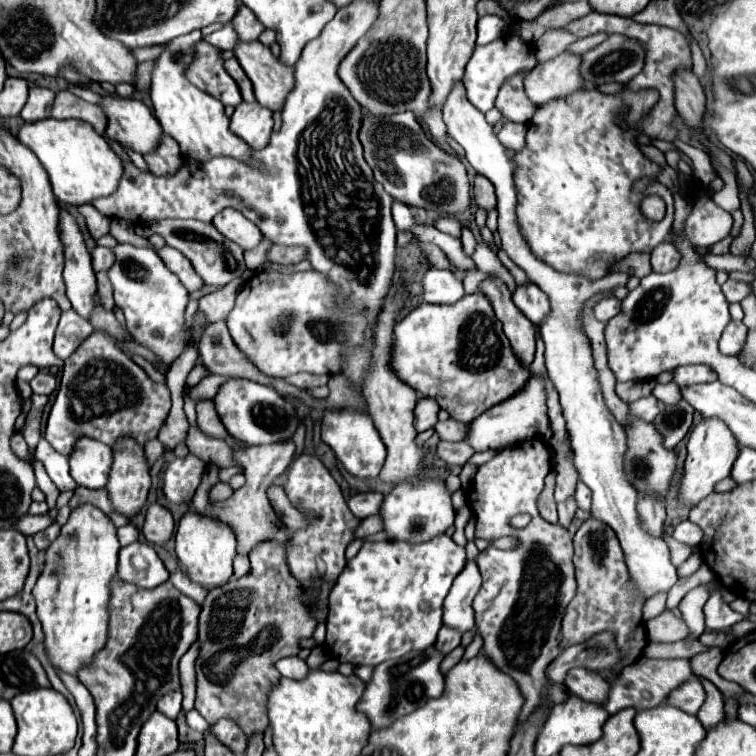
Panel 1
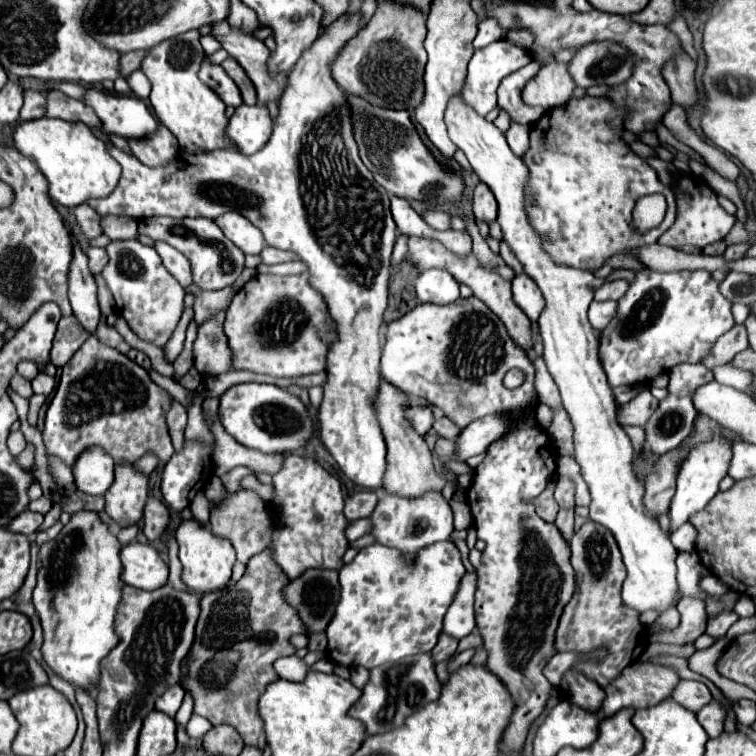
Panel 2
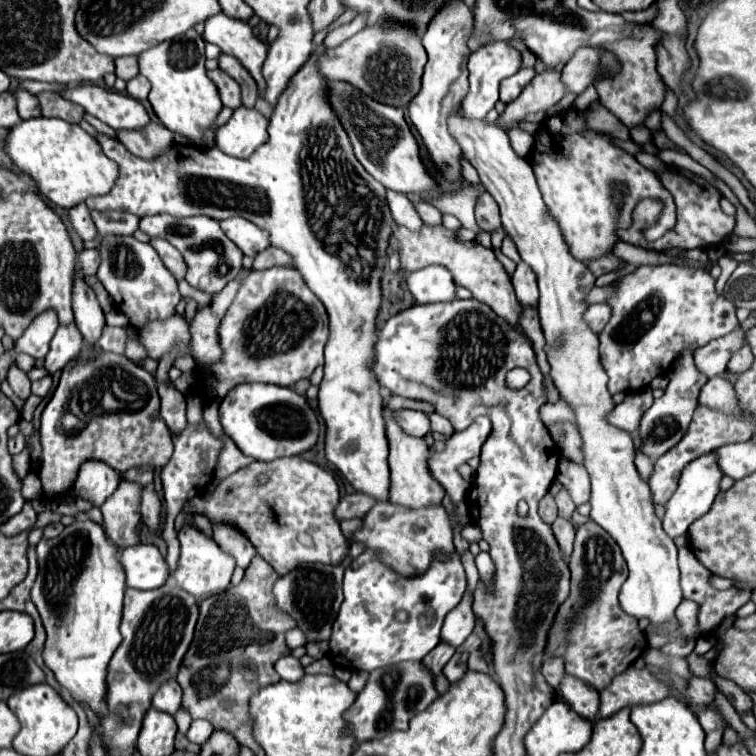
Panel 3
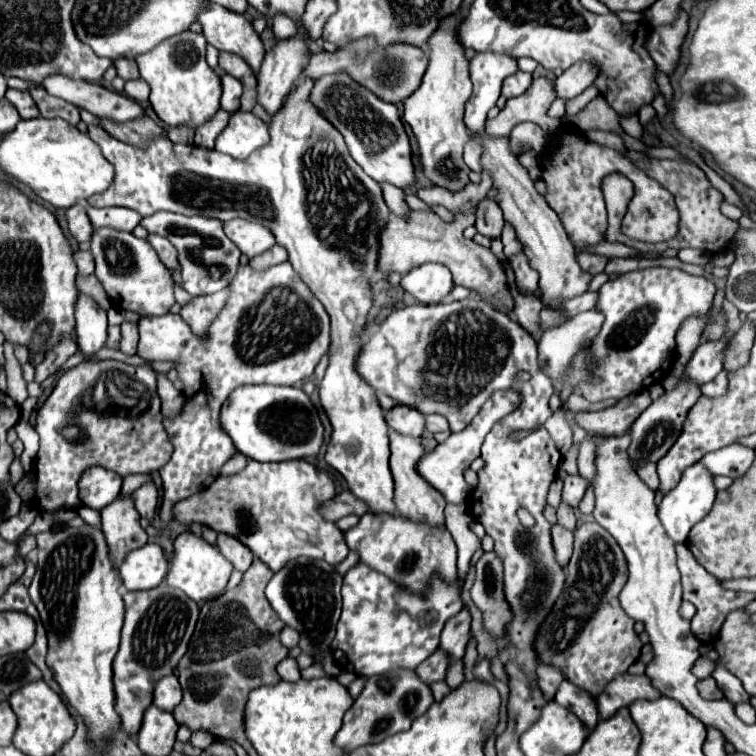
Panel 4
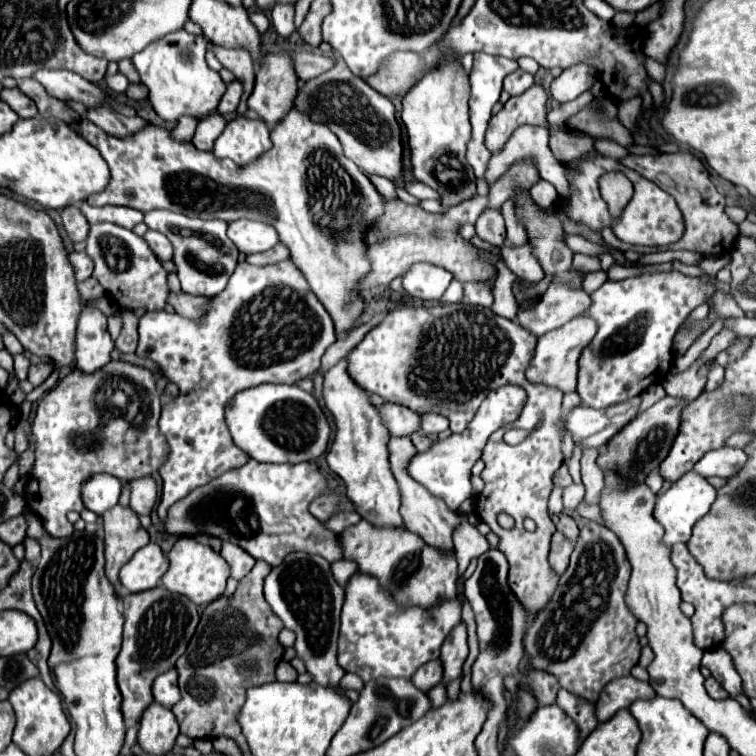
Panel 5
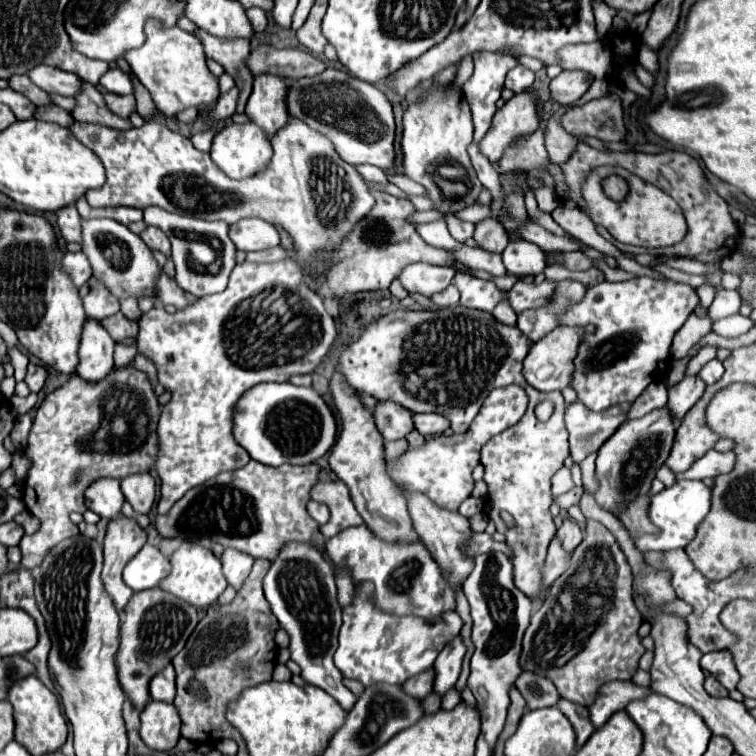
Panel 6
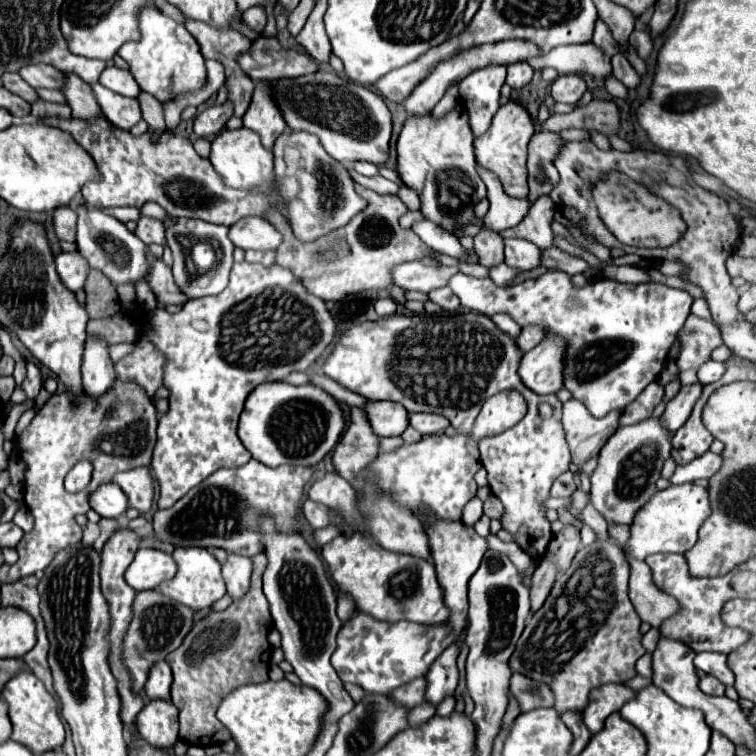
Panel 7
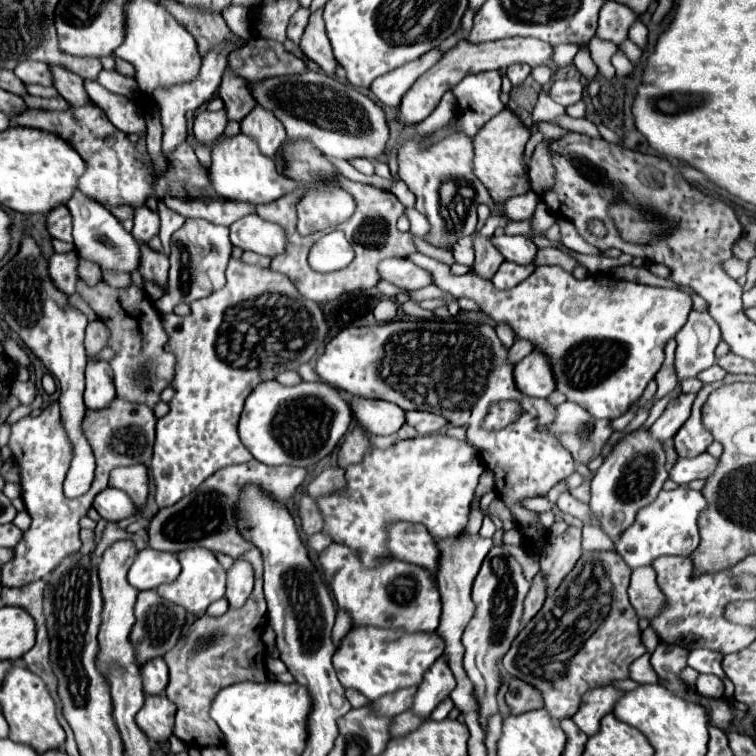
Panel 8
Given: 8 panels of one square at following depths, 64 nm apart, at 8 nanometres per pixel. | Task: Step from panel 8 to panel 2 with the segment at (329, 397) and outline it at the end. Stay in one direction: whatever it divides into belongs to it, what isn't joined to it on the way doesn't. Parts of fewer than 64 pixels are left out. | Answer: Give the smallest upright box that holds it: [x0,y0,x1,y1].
[220,382,314,454]

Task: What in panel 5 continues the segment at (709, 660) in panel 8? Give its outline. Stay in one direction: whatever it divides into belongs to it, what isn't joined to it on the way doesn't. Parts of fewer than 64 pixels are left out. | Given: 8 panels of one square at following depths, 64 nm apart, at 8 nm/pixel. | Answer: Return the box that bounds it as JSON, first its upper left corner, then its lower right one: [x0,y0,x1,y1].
[702,648,742,696]

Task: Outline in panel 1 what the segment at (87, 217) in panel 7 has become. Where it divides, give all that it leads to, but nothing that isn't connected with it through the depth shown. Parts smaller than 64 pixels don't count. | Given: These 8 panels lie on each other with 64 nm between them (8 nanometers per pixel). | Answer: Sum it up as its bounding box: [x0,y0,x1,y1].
[108,244,188,364]

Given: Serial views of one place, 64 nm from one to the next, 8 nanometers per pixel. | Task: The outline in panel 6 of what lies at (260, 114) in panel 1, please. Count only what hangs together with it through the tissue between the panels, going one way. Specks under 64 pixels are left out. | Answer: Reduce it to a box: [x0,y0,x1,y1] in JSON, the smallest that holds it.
[210,122,272,180]

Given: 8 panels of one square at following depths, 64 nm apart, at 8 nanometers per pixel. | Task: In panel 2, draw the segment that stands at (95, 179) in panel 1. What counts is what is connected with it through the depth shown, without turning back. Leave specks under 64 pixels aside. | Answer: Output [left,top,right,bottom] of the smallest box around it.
[14,118,120,208]

